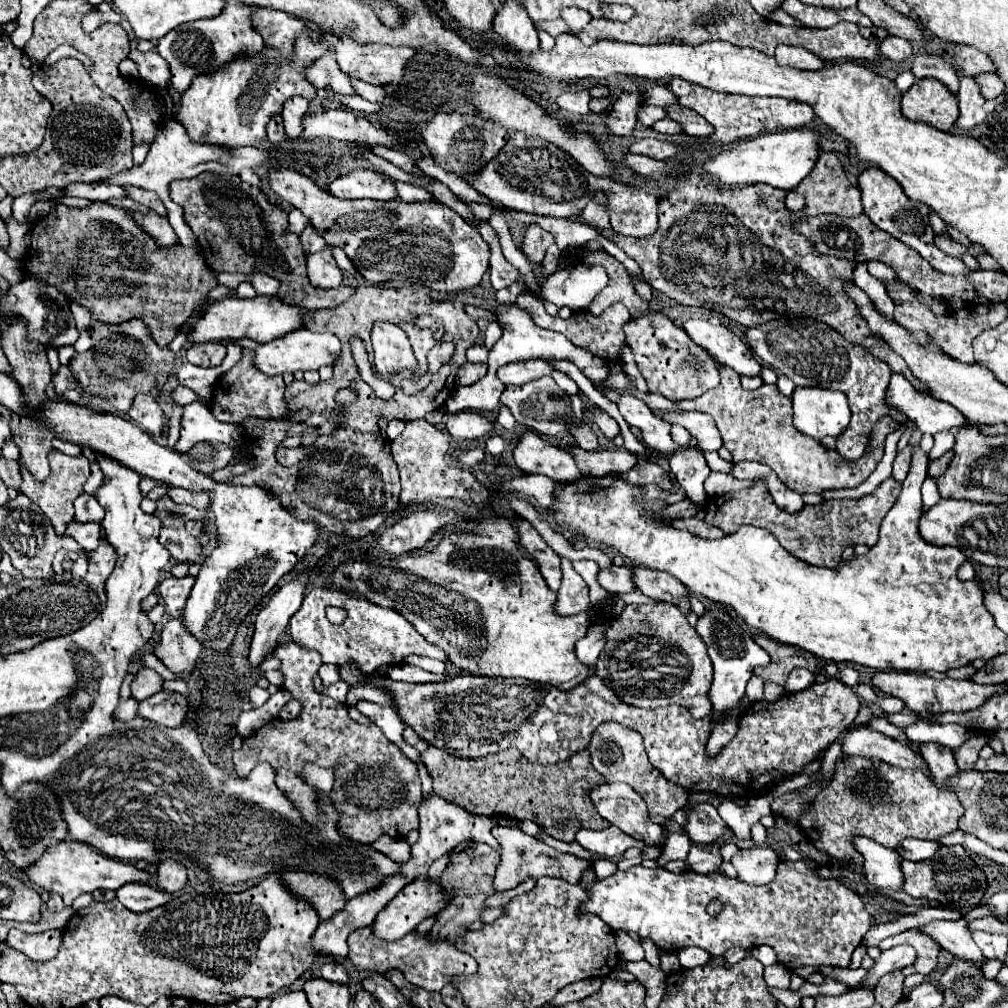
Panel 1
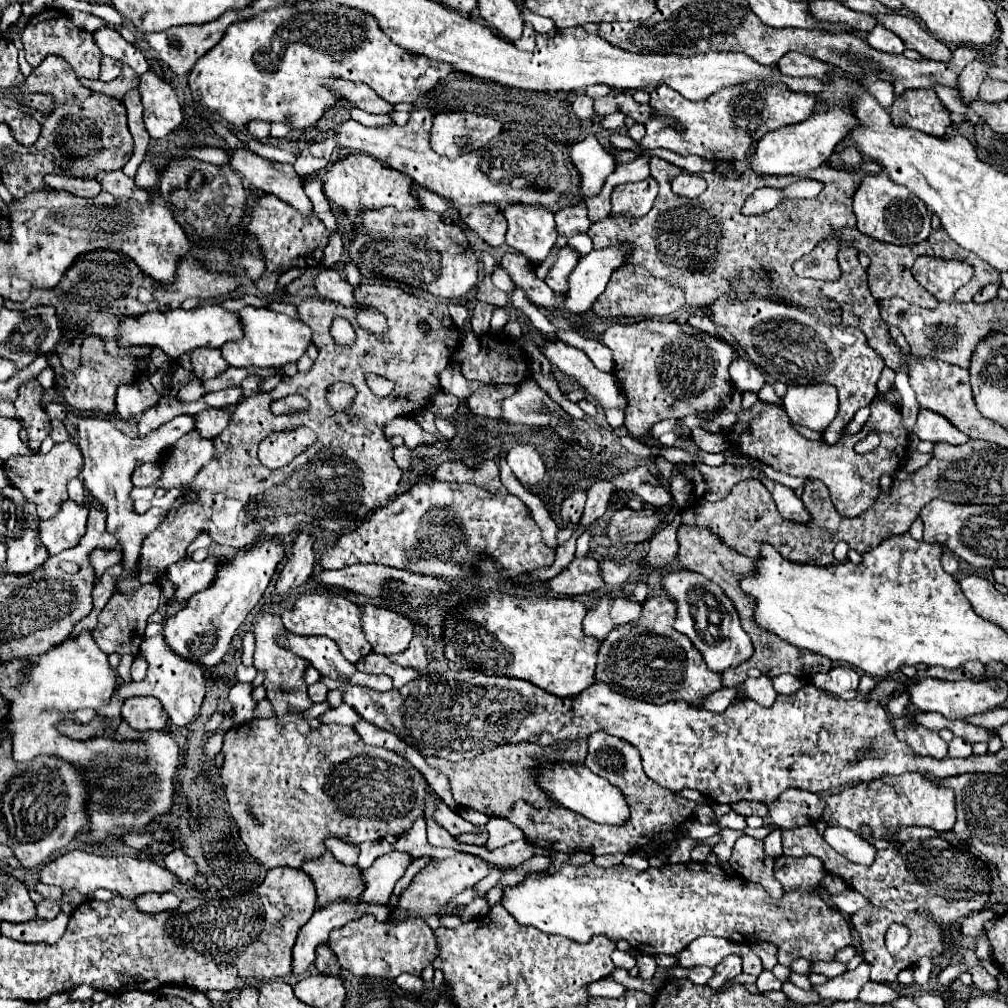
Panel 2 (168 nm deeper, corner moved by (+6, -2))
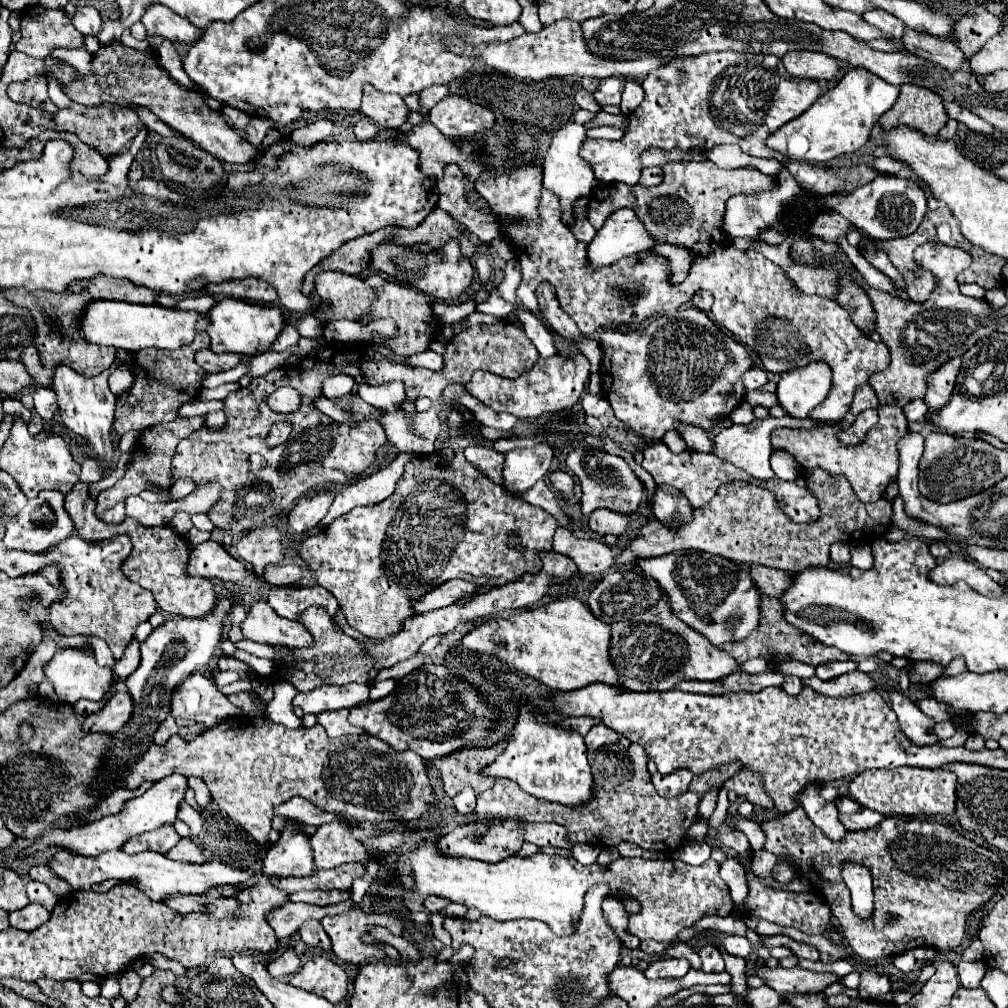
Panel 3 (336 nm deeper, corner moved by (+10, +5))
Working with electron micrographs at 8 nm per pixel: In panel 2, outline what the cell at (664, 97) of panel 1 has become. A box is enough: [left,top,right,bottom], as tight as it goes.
[601,112,626,129]

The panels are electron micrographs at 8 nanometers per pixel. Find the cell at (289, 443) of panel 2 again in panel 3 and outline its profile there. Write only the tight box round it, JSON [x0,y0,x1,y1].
[267,422,289,446]

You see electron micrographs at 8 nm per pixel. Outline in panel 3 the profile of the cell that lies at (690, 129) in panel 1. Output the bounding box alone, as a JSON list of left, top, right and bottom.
[595,76,627,106]

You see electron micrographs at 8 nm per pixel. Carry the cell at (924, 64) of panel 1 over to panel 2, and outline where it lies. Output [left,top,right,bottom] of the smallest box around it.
[933,85,967,113]

